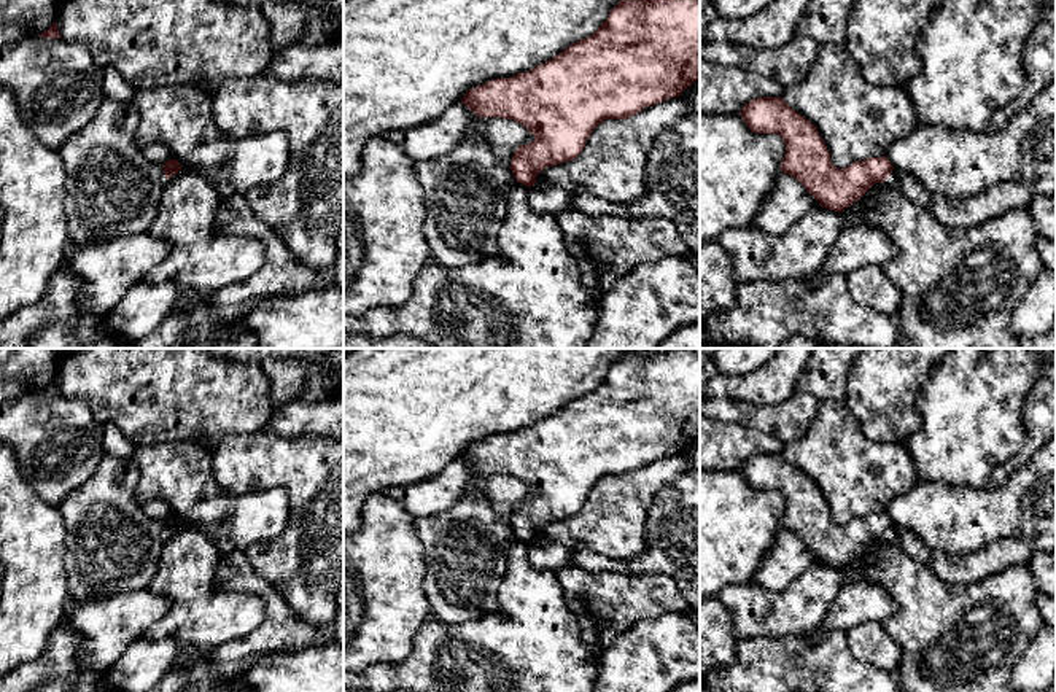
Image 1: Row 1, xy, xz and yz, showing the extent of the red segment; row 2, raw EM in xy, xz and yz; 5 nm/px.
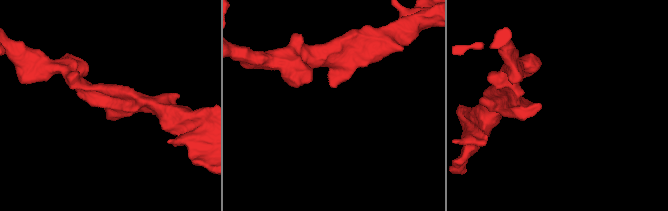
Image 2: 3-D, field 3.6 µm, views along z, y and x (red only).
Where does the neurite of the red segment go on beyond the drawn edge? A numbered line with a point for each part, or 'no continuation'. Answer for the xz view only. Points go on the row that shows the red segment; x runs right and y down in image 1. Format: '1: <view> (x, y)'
no continuation

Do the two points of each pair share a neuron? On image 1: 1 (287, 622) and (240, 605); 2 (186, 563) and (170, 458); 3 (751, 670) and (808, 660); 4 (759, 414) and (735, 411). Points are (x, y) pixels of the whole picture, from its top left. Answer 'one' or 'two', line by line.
1: two
2: two
3: one
4: one

